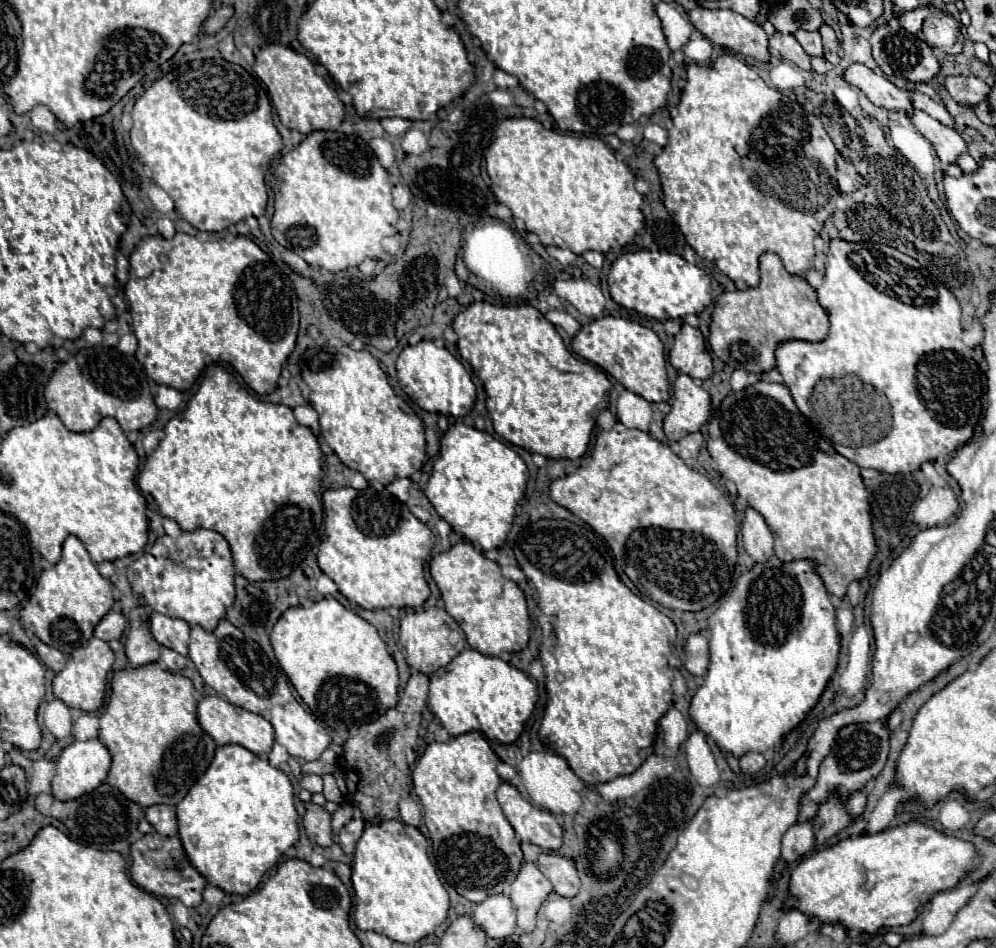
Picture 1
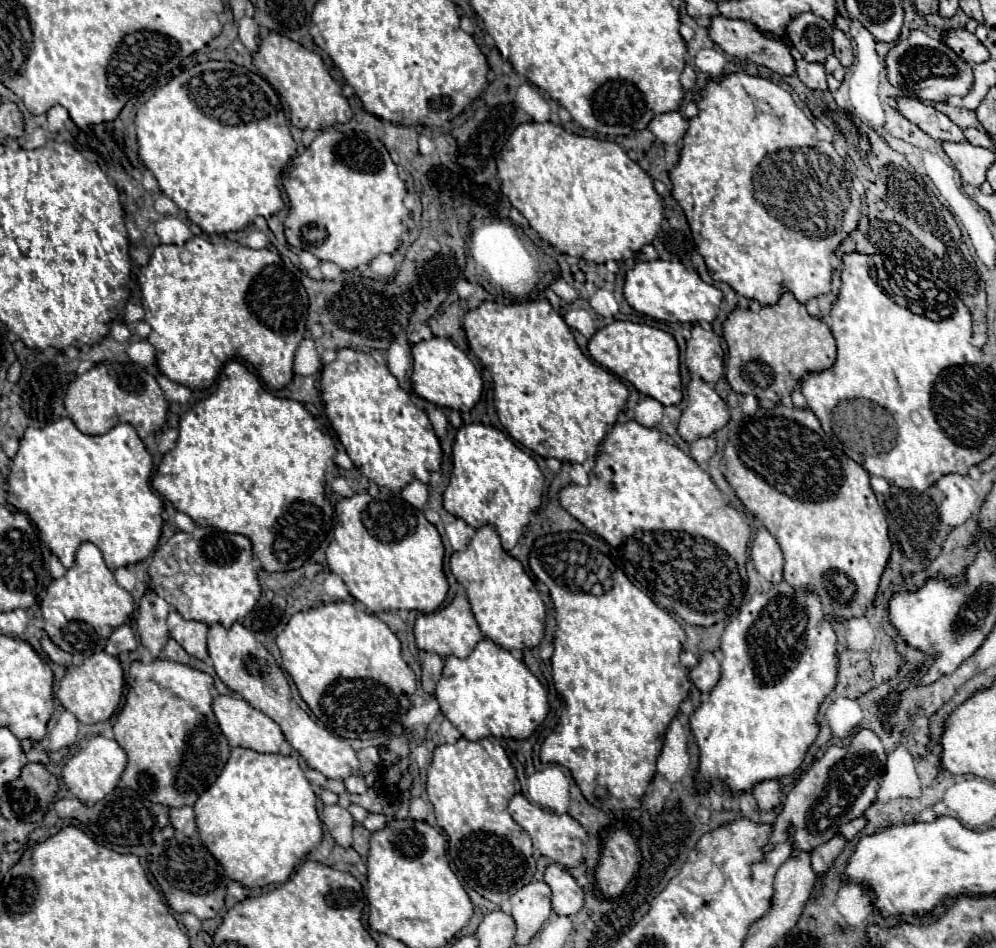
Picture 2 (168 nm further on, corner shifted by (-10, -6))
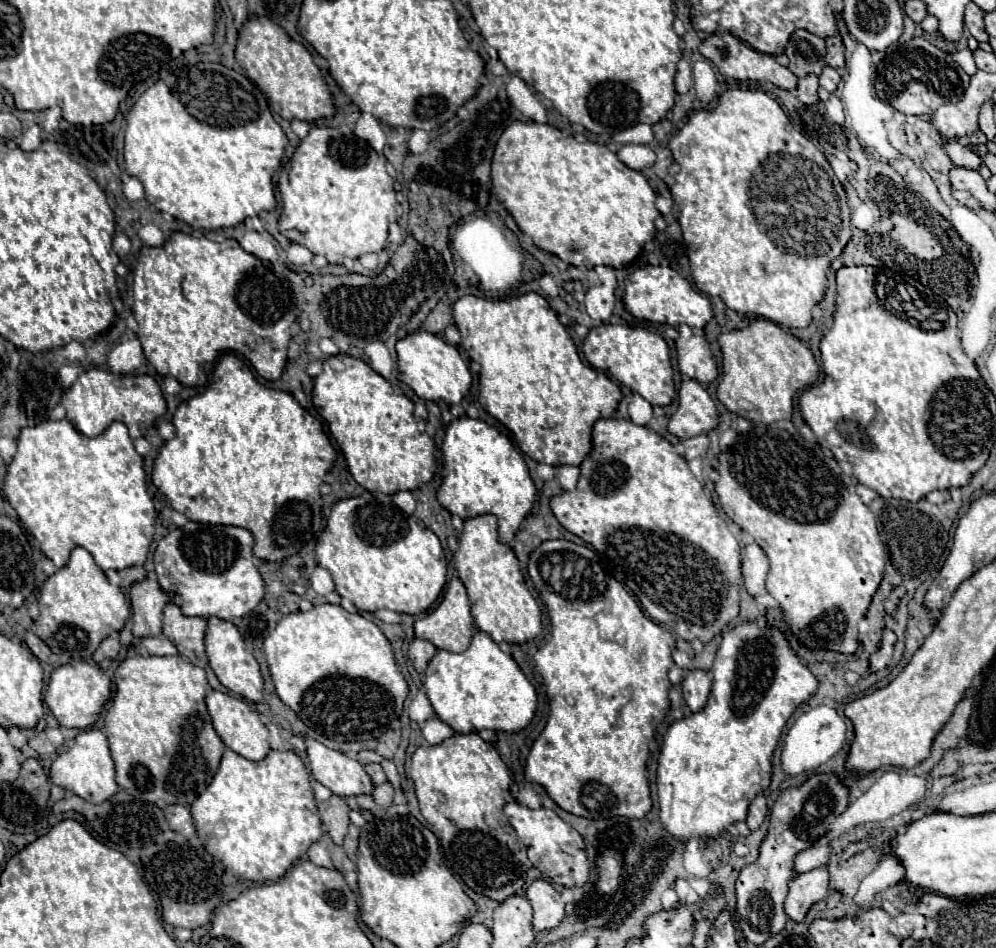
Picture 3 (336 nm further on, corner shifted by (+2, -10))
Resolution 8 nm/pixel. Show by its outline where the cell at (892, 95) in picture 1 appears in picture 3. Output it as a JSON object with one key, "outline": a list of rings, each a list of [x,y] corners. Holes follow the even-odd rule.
{"outline":[[[944,140],[944,142],[942,142],[942,148],[944,148],[944,150],[946,150],[946,154],[950,156],[952,164],[978,170],[978,166],[980,166],[980,156],[978,156],[976,152],[968,150],[966,146],[958,144],[956,140],[952,140],[952,142],[950,142],[950,140]]]}

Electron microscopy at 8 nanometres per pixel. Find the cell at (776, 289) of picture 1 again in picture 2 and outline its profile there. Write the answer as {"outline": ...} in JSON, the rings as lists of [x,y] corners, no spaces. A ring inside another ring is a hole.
{"outline":[[[784,292],[776,306],[764,306],[760,312],[736,308],[724,322],[724,340],[728,342],[726,378],[734,392],[768,398],[774,404],[806,378],[810,372],[822,372],[836,360],[836,342],[824,320],[808,316],[790,292]]]}

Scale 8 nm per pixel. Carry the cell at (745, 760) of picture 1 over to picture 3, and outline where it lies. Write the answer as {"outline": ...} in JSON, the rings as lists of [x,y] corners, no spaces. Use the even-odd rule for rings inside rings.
{"outline":[[[758,794],[754,800],[752,800],[752,804],[750,804],[750,808],[748,808],[748,816],[746,816],[746,824],[750,826],[750,830],[756,830],[760,824],[762,824],[762,820],[764,820],[764,816],[766,816],[766,798],[762,796],[762,794]]]}

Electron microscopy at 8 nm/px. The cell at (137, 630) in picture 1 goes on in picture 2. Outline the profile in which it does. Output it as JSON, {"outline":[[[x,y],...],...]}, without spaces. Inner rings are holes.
{"outline":[[[148,590],[138,606],[136,628],[140,634],[140,642],[152,652],[154,658],[160,656],[164,644],[170,638],[166,628],[168,610],[170,604],[166,604],[166,600],[162,600],[162,596],[158,596],[154,590]]]}

